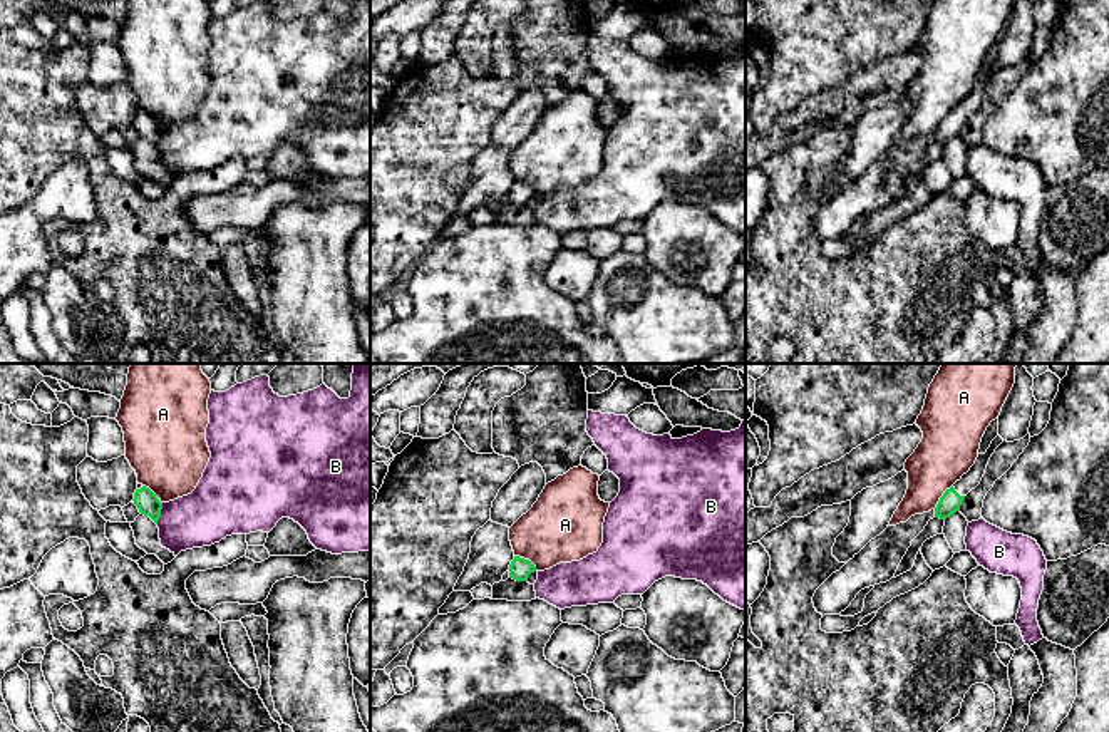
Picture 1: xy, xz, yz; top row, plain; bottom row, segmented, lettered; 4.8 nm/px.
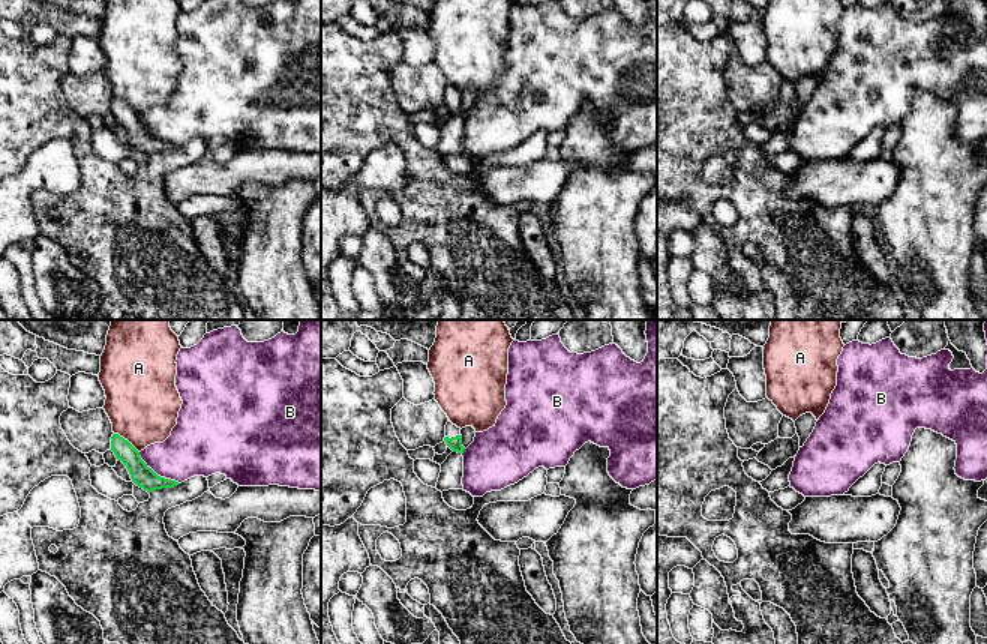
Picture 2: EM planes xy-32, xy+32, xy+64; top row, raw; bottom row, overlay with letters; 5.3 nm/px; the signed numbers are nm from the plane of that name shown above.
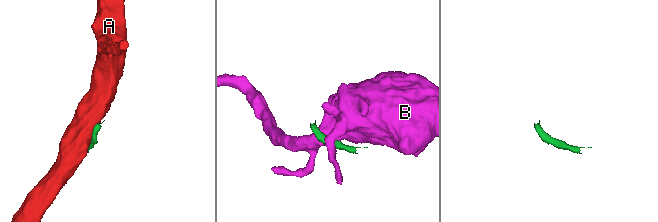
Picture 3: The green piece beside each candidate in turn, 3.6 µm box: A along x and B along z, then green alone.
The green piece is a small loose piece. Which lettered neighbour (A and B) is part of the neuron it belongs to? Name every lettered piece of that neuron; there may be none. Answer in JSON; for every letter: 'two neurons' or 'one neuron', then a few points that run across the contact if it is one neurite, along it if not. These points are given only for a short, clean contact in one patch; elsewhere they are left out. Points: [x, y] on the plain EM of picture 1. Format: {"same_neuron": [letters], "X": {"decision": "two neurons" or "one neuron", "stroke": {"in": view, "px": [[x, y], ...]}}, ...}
{"same_neuron": [], "A": {"decision": "two neurons"}, "B": {"decision": "two neurons", "stroke": {"in": "xy", "px": [[163, 128], [156, 148]]}}}

